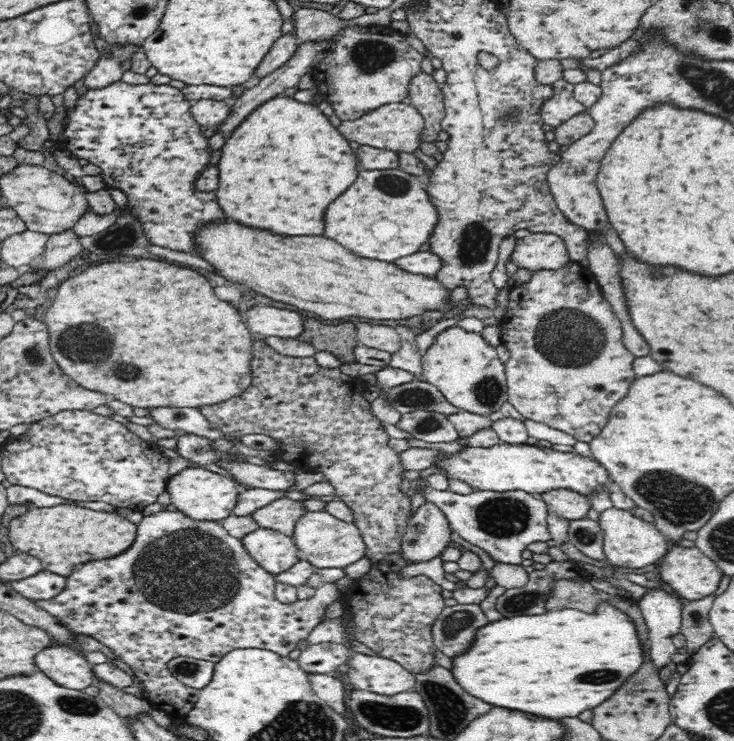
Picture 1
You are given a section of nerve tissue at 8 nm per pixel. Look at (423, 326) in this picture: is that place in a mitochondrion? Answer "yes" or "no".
no

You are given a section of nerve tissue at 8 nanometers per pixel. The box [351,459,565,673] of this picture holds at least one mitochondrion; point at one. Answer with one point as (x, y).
(503, 517)

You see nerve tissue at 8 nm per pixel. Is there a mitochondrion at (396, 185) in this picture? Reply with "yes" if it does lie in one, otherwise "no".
yes

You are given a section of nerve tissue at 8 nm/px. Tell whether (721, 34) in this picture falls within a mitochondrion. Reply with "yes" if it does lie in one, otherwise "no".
yes

